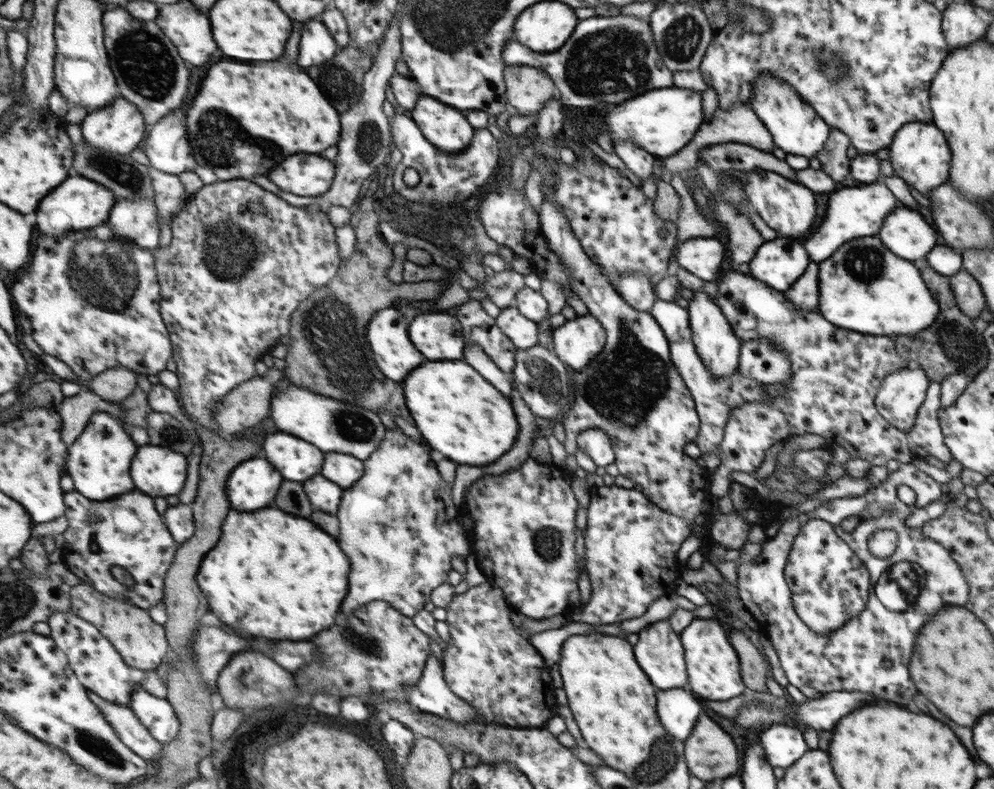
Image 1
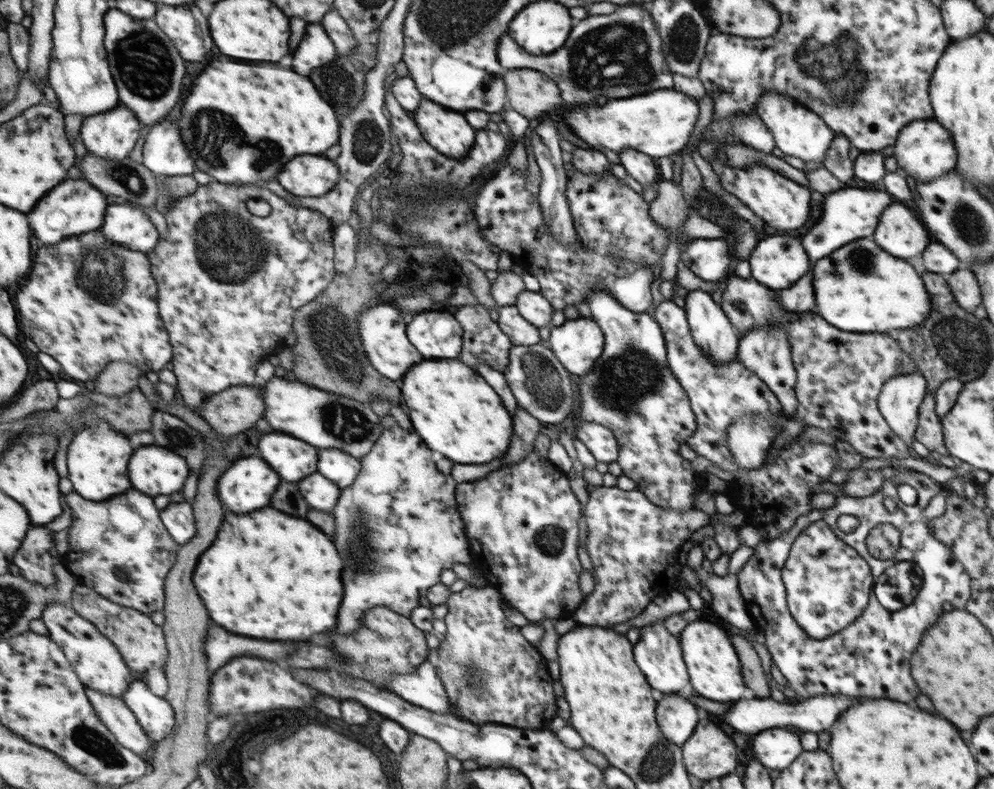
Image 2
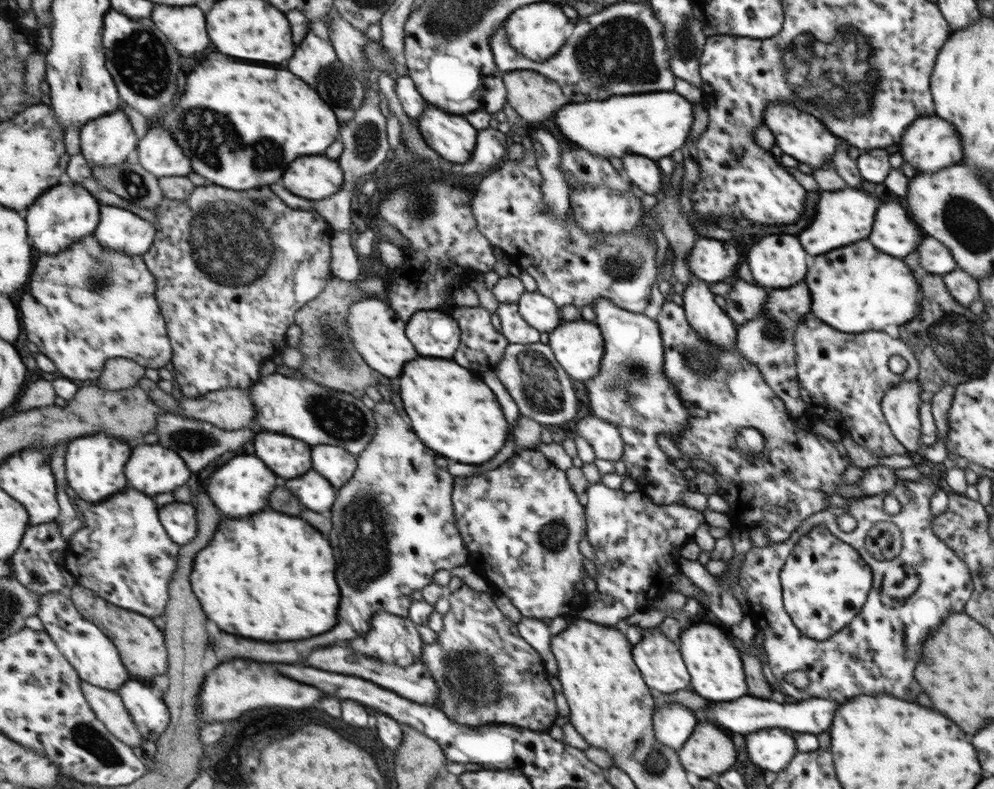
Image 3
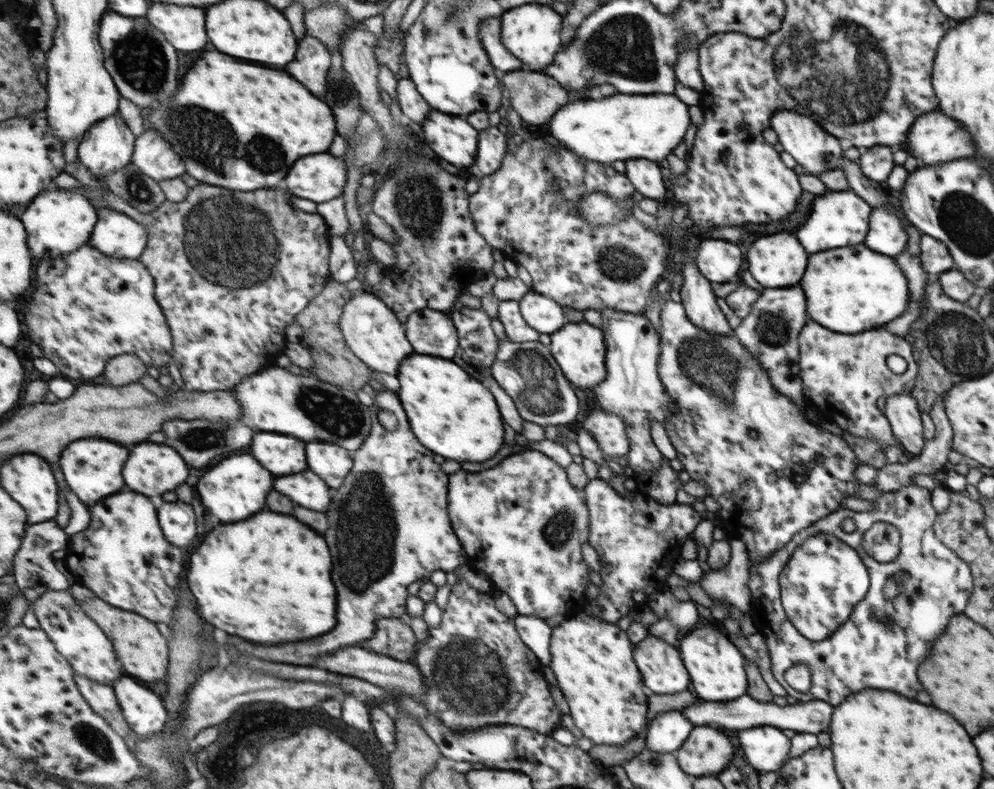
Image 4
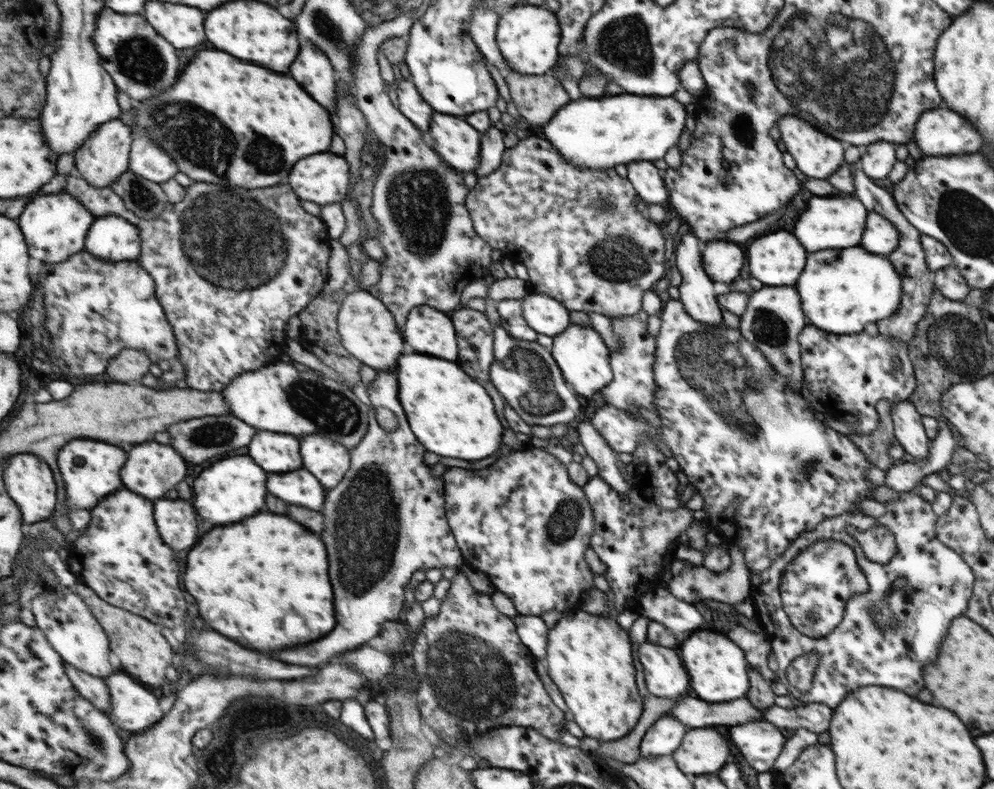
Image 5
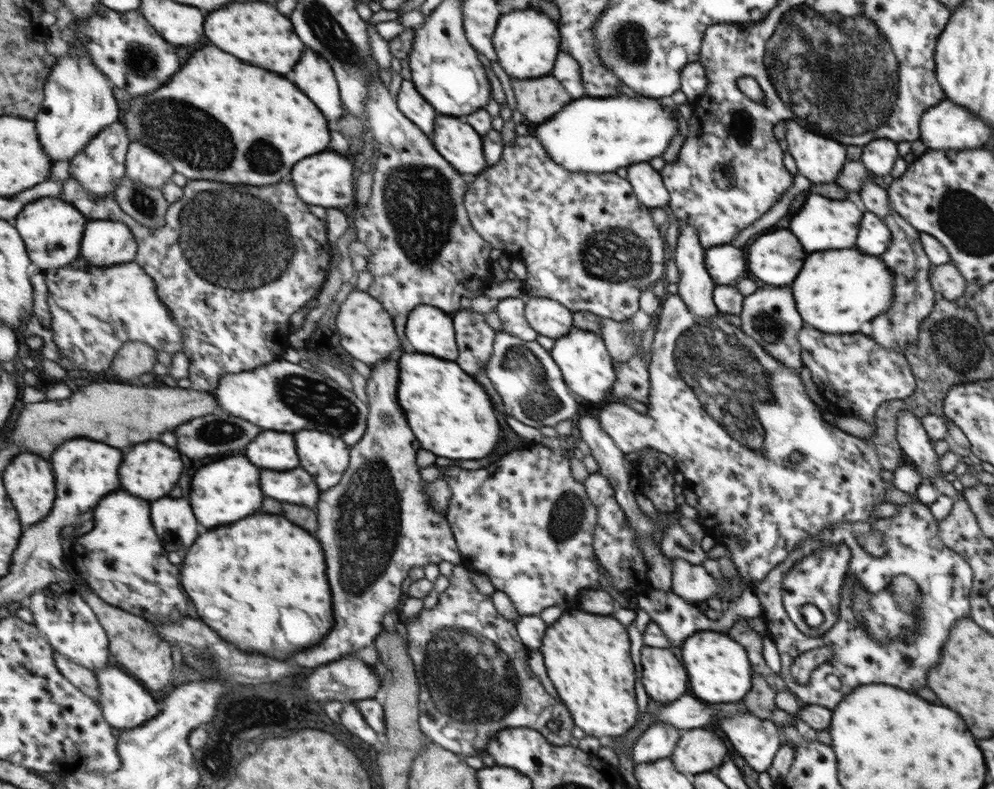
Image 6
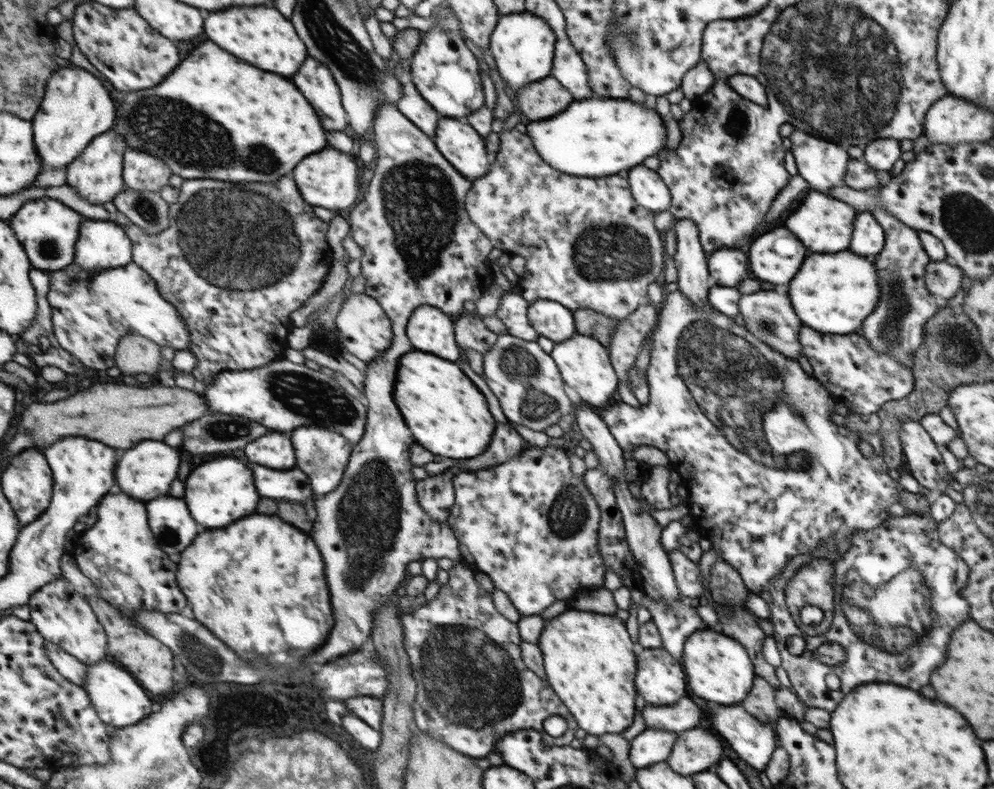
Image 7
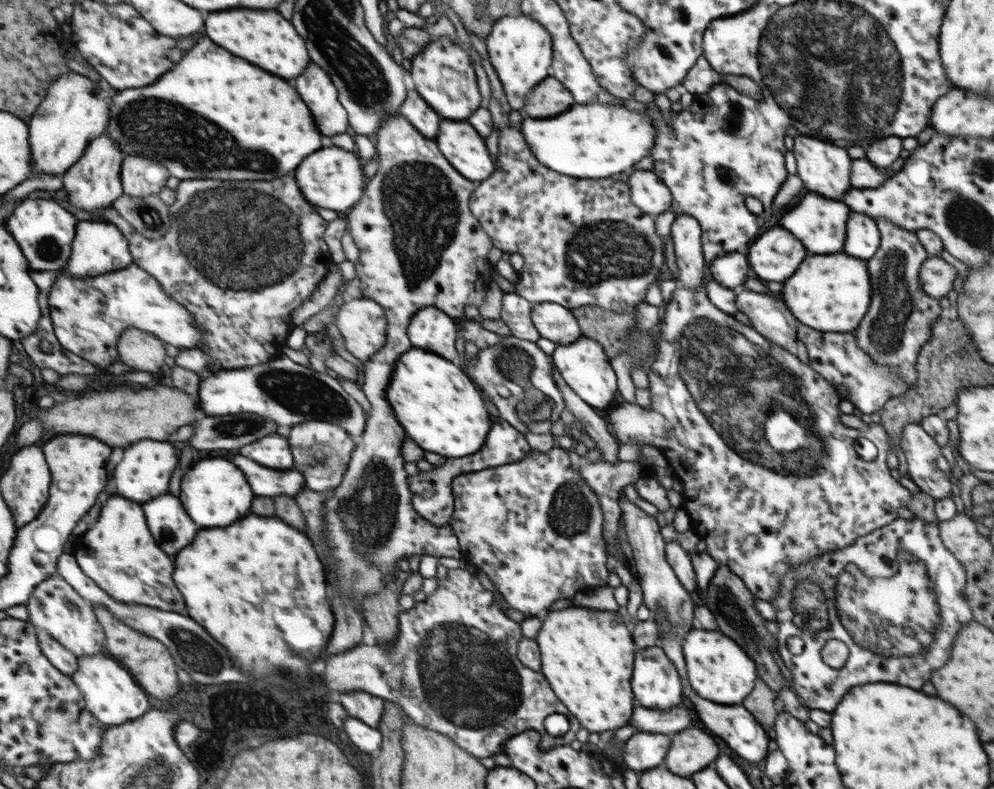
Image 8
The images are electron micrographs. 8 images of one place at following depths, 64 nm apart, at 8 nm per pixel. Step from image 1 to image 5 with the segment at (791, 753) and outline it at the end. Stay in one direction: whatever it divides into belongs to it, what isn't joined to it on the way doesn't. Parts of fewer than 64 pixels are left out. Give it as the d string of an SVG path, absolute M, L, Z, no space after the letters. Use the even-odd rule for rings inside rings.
M751 720L745 724L735 724L729 728L731 740L743 754L749 768L759 772L771 772L773 764L785 746L785 738L777 726L767 720Z

